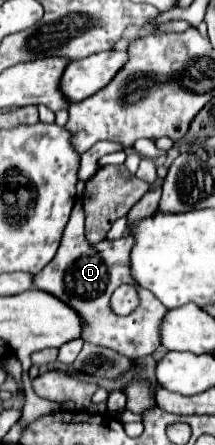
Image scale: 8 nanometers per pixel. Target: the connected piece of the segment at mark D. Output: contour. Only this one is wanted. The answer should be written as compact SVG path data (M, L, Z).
M77 200L71 220L63 232L63 242L55 258L39 274L33 276L33 288L53 294L79 314L79 318L83 320L83 336L81 336L83 340L93 342L97 346L107 346L123 356L139 360L143 356L153 354L161 346L159 322L163 320L167 308L149 290L141 290L141 304L129 316L111 314L109 298L113 290L119 288L121 284L131 284L129 254L131 254L131 236L115 242L103 240L95 246L85 240L83 208L81 202Z

